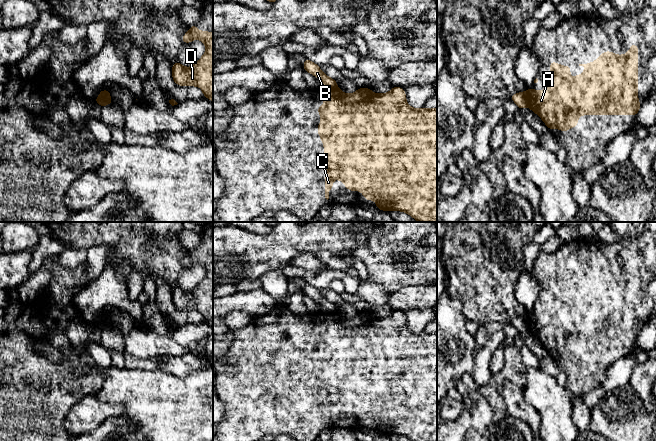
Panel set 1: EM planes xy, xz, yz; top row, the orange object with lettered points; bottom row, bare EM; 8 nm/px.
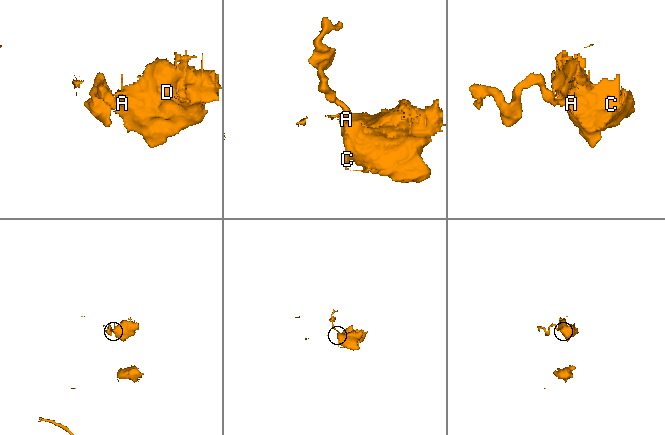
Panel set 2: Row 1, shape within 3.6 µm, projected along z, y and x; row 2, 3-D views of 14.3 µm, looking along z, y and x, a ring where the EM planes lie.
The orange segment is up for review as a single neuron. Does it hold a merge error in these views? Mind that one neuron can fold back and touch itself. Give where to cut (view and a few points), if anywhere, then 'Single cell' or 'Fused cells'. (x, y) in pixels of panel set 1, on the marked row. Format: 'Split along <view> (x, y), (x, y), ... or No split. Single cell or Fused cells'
Split along xz (322, 86), (336, 88). Fused cells

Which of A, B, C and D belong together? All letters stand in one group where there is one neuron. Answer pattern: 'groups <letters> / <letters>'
groups A C D / B

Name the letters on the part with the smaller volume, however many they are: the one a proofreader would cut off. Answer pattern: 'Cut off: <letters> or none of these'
Cut off: B

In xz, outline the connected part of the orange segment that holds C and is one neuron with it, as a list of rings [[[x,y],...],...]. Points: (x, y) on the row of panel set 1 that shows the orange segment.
[[[394,86],[392,90],[385,94],[373,93],[370,88],[358,88],[352,94],[345,94],[339,88],[327,89],[316,88],[321,92],[325,100],[323,106],[316,110],[321,115],[321,122],[318,125],[317,134],[321,136],[321,142],[325,144],[325,198],[329,199],[329,191],[333,186],[334,179],[340,179],[350,191],[360,191],[366,198],[367,203],[373,199],[376,207],[385,211],[403,211],[418,222],[437,222],[437,108],[426,109],[424,107],[415,109],[410,107],[406,101],[405,91],[401,87]]]

